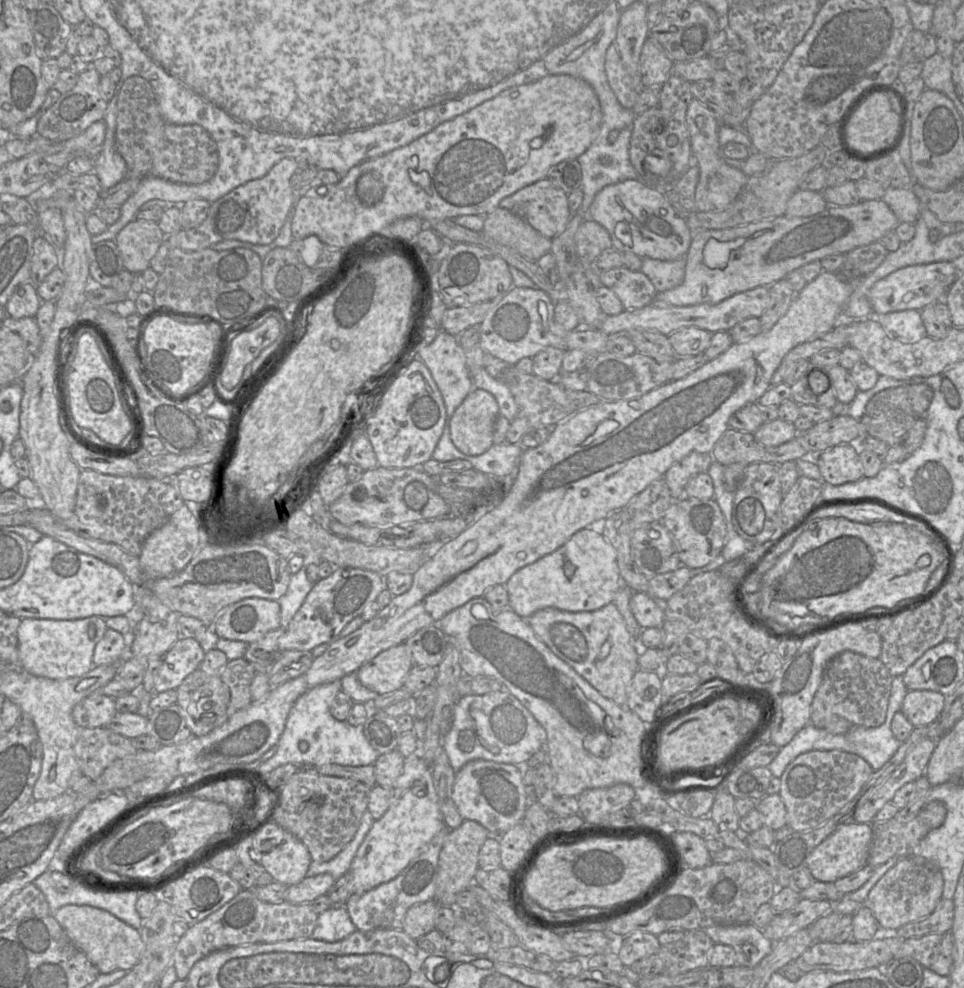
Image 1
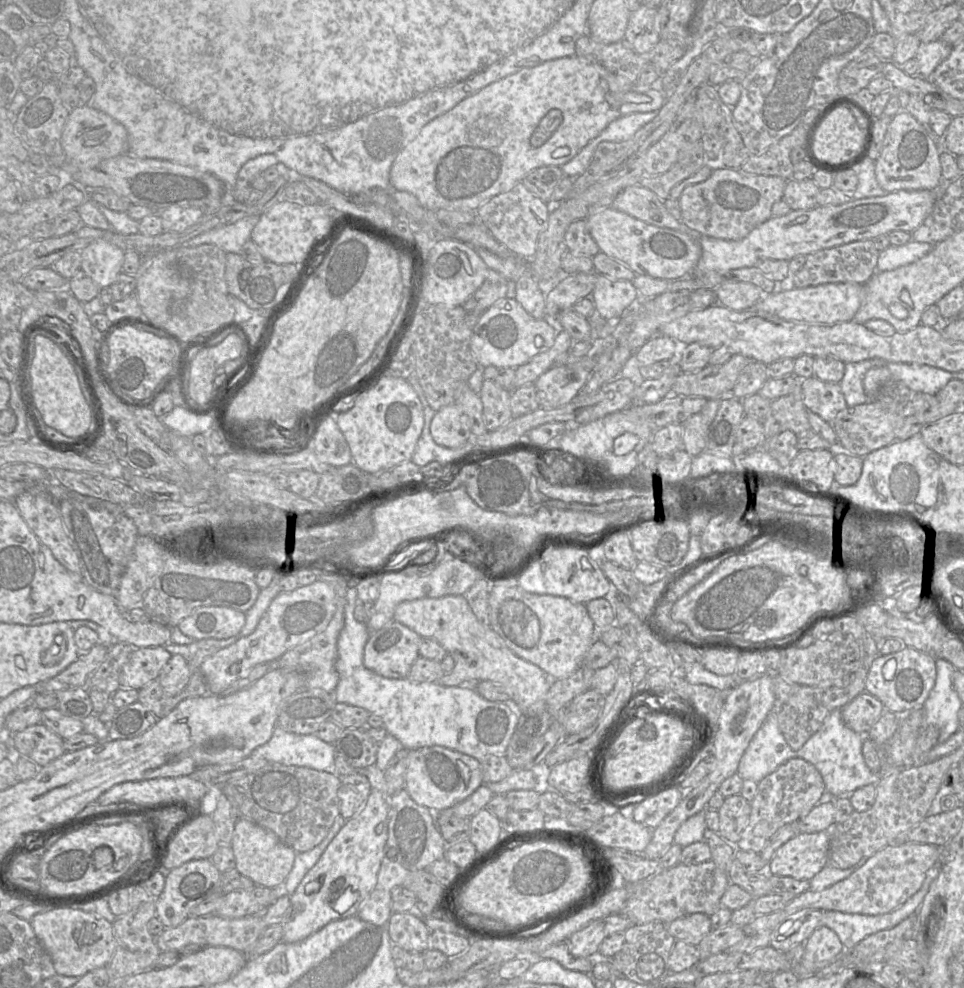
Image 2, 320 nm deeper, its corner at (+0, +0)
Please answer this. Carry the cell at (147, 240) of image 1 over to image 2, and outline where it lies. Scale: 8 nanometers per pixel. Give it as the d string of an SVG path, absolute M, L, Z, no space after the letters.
M97 240L80 251L81 270L100 288L109 288L122 273L125 252L105 240Z

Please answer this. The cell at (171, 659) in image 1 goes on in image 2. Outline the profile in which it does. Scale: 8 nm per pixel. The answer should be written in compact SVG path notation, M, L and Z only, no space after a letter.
M164 646L135 648L122 667L120 687L139 690L156 680L171 656Z

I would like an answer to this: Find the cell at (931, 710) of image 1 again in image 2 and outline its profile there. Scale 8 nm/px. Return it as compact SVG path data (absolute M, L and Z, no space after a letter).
M864 691L846 704L841 709L841 714L846 726L860 734L867 734L884 709L877 697Z

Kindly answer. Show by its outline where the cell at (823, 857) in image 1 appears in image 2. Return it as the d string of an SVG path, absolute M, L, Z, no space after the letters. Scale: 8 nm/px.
M826 831L798 833L775 852L766 871L770 875L809 881L825 866L828 857Z

